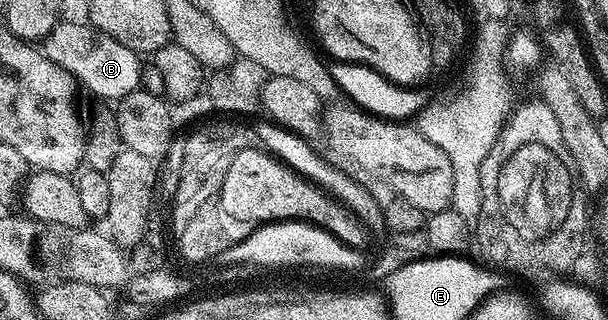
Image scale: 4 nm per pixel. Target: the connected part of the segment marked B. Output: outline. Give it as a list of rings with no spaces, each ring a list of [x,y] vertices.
[[[66,21],[56,23],[51,34],[41,43],[41,50],[47,59],[70,73],[75,78],[76,84],[83,86],[84,83],[93,94],[100,95],[103,98],[100,100],[118,101],[129,93],[140,90],[140,56],[134,51],[125,49],[121,41],[113,41],[113,37],[101,33],[86,22],[83,23],[66,23]]]

